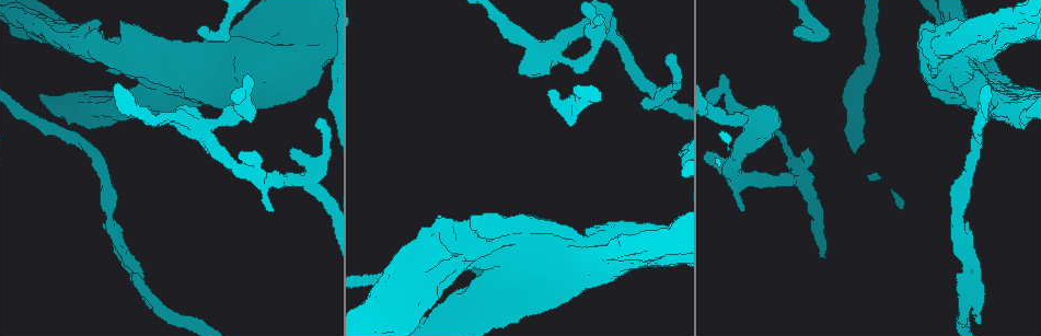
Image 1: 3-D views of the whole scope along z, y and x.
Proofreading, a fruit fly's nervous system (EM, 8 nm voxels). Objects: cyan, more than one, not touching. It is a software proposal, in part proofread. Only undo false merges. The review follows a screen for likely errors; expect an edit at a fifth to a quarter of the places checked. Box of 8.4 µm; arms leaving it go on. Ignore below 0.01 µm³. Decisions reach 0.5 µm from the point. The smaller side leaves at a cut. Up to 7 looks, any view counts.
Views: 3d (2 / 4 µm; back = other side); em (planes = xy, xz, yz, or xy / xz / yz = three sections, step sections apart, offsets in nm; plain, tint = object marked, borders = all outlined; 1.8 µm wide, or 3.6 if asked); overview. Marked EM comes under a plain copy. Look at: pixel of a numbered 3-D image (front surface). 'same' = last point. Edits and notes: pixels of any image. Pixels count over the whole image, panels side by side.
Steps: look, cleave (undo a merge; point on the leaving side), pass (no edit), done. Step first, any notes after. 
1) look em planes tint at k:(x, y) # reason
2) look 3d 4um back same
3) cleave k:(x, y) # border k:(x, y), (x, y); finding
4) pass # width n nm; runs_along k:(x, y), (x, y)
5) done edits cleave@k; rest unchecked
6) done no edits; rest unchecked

look 3d 4um at 1:(727, 98) # abrupt turn

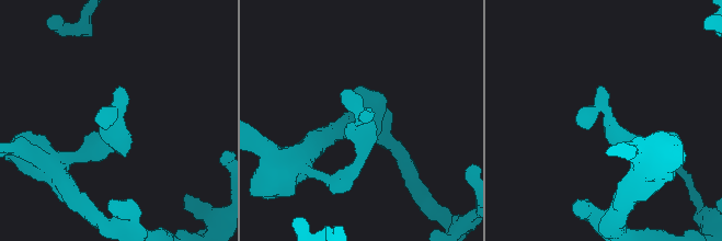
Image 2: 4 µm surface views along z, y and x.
look em planes borders at 2:(606, 117)

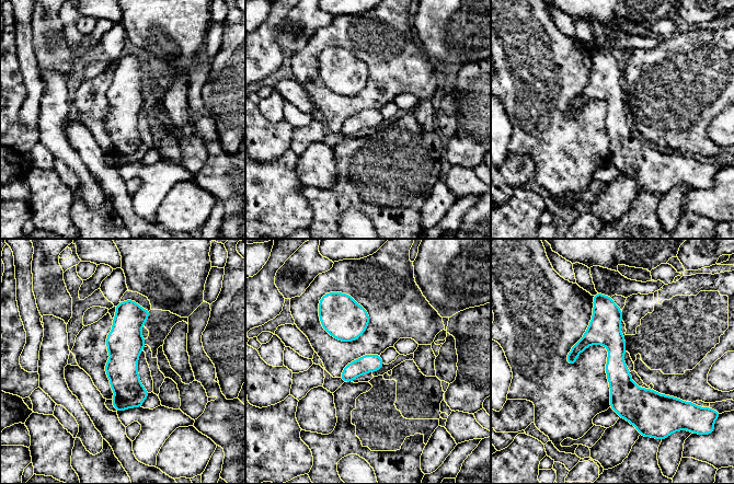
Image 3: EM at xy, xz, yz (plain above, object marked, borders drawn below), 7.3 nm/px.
pass # runs_along 3:(601, 297), (637, 423); one neuron here

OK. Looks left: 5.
look 3d 4um at 1:(79, 36) # touches itself

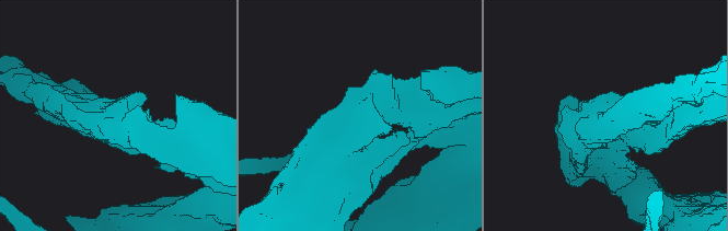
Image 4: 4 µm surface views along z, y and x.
look em xy step 4 borders at 4:(361, 134) # shape alone is not enough

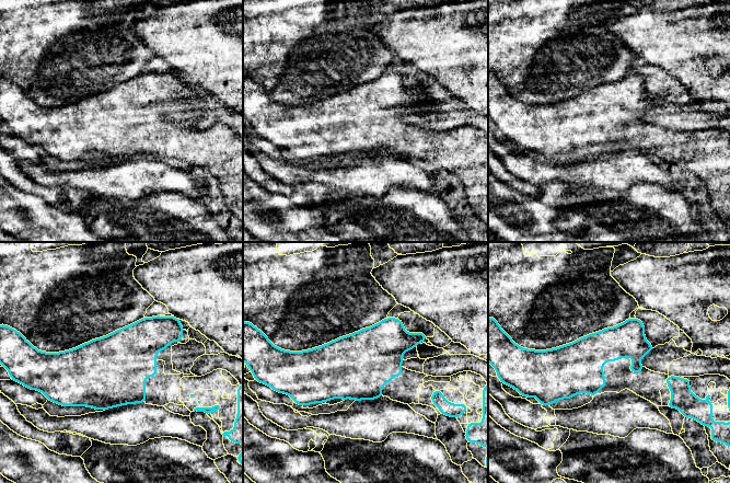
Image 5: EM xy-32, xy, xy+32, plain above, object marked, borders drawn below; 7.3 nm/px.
pass # continuous, no second neuron

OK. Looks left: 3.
look 3d 4um at 1:(145, 82) # sudden change in width

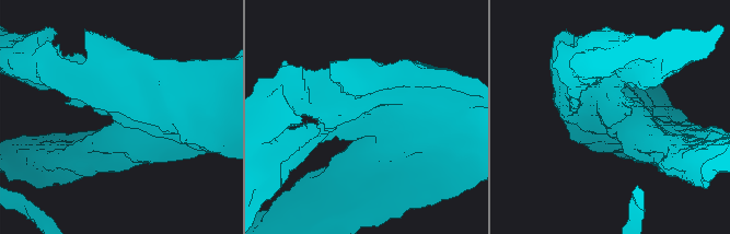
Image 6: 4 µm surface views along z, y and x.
look em planes tint at 6:(616, 112)

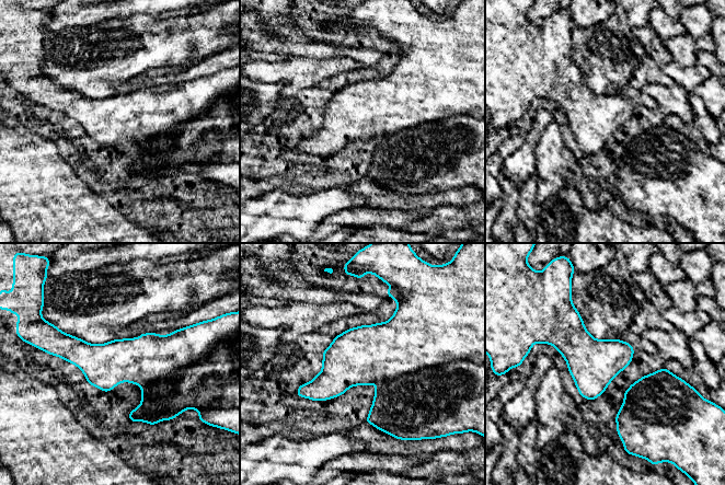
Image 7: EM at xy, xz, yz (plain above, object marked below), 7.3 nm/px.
cleave 7:(418, 405) # a second neuron is stuck on

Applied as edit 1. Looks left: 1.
done edits cleave@7; rest unchecked

